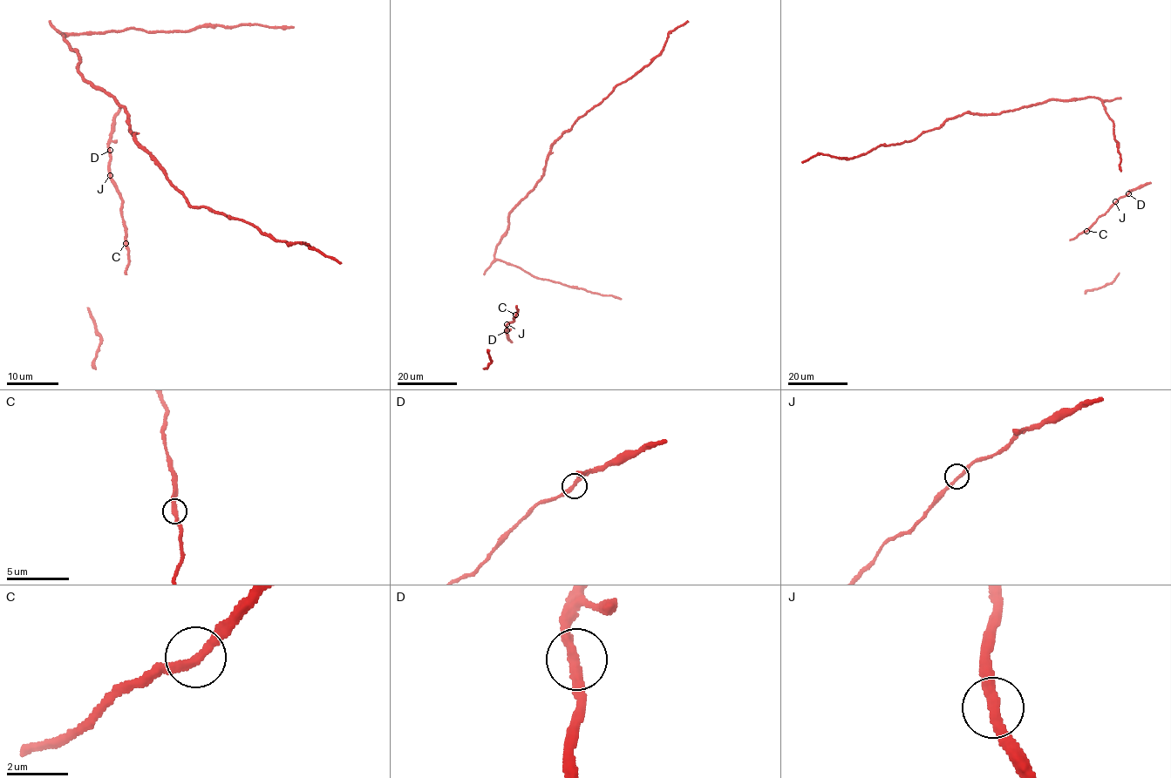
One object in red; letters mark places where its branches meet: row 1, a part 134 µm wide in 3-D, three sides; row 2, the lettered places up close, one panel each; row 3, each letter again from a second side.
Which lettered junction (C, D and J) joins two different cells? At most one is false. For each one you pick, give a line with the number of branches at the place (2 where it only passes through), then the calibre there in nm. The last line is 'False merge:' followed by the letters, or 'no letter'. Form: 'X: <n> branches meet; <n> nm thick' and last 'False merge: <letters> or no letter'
False merge: no letter

